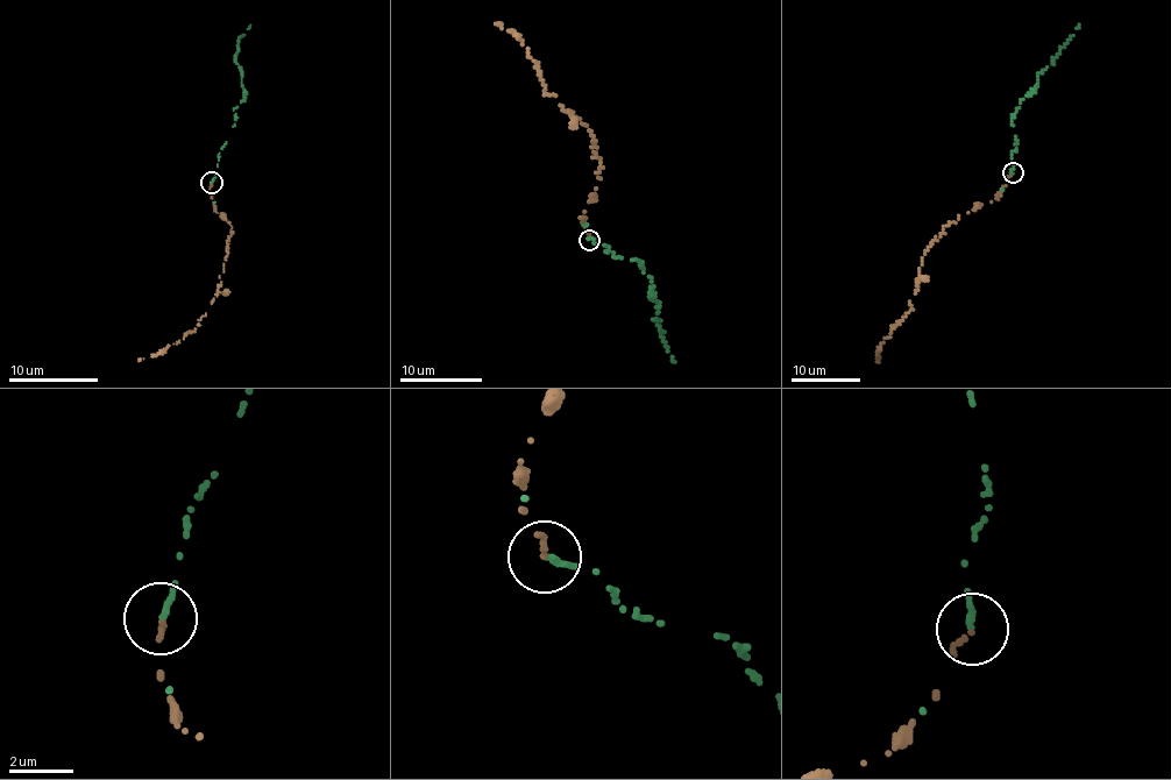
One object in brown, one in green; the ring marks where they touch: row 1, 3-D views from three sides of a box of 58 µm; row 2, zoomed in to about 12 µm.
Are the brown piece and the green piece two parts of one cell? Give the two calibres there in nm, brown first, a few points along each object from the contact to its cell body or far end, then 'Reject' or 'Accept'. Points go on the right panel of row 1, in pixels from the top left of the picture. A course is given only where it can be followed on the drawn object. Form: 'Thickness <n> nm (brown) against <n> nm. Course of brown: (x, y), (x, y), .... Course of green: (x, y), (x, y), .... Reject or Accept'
Thickness 160 nm (brown) against 190 nm. Course of brown: (1013, 174), (1000, 196), (943, 227), (942, 236), (928, 246), (910, 309), (881, 344), (879, 361). Course of green: (1013, 172), (1012, 157), (1016, 147), (1013, 115), (1036, 85), (1037, 73), (1054, 58), (1078, 25). Accept

